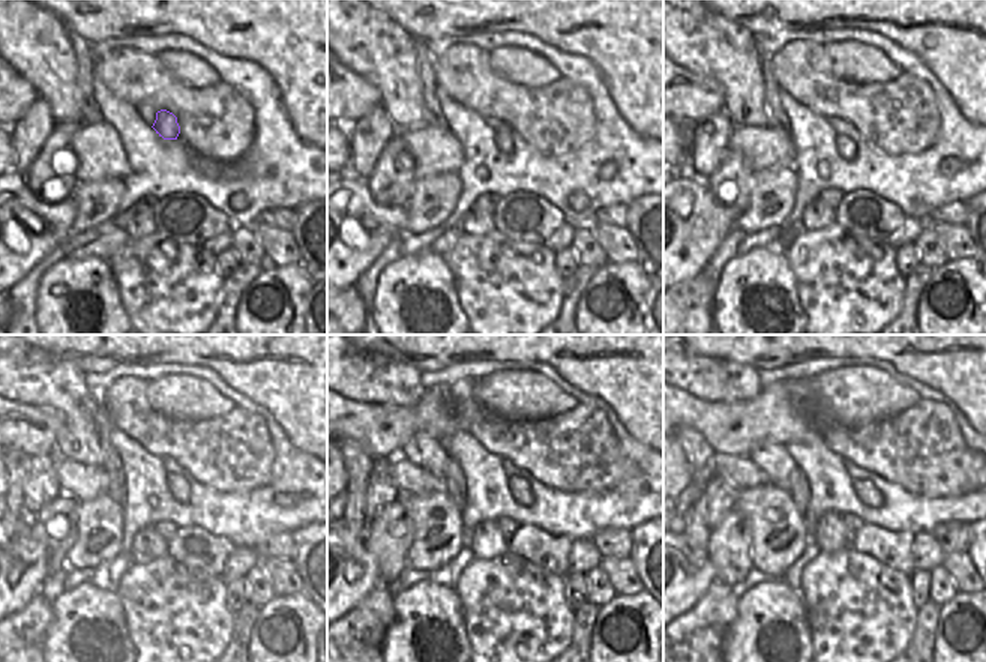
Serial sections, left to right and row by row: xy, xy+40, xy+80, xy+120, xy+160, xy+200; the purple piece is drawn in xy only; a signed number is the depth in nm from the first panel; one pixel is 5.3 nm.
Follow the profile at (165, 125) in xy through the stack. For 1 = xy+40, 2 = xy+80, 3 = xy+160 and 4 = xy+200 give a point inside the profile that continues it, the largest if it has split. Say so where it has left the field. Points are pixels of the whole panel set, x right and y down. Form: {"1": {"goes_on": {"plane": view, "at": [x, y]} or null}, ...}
{"1": {"goes_on": {"plane": "xy+40", "at": [503, 138]}}, "2": {"goes_on": {"plane": "xy+80", "at": [845, 146]}}, "3": {"goes_on": {"plane": "xy+160", "at": [518, 488]}}, "4": {"goes_on": {"plane": "xy+200", "at": [866, 491]}}}

